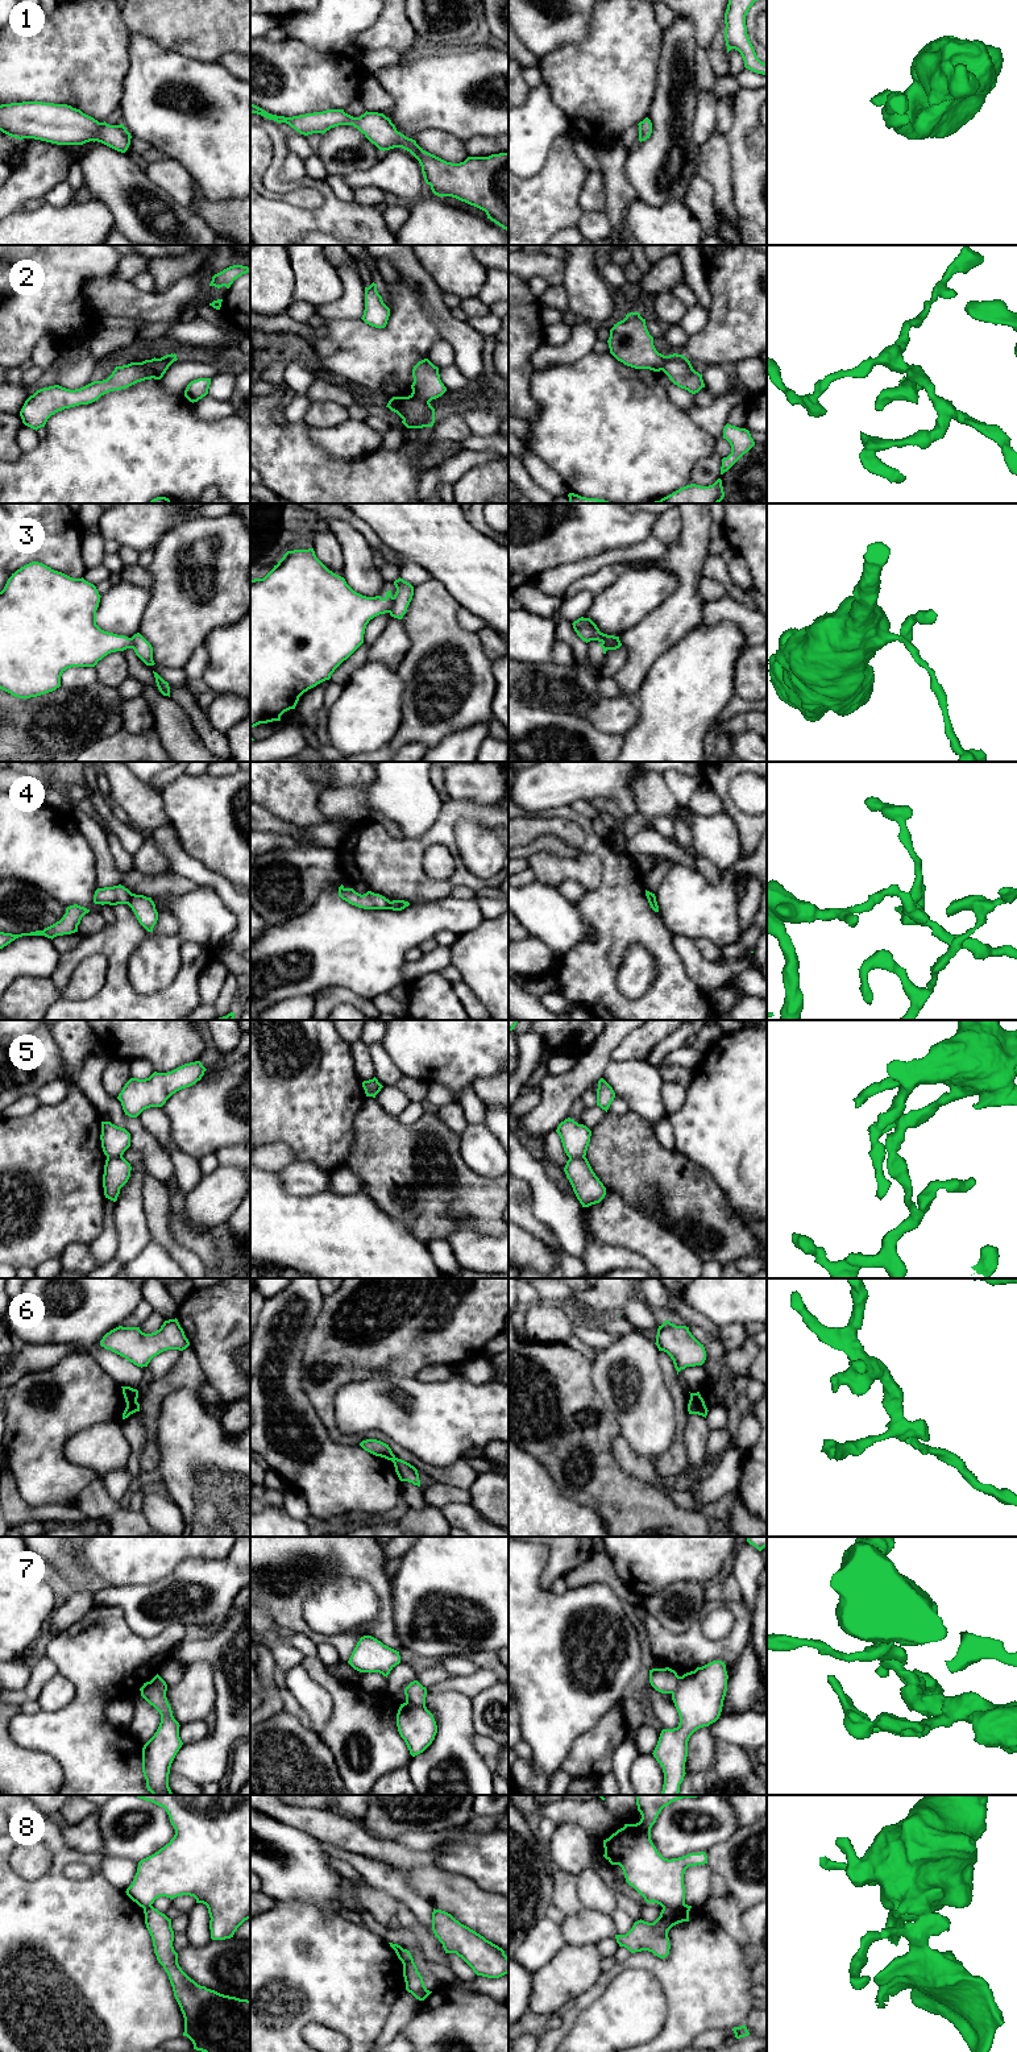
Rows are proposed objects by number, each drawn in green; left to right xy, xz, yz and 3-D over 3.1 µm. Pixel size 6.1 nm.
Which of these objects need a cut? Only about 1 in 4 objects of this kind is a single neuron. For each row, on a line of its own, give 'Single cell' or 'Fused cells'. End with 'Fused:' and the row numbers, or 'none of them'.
1: Single cell
2: Fused cells
3: Fused cells
4: Fused cells
5: Fused cells
6: Fused cells
7: Fused cells
8: Fused cells
Fused: 2, 3, 4, 5, 6, 7, 8

